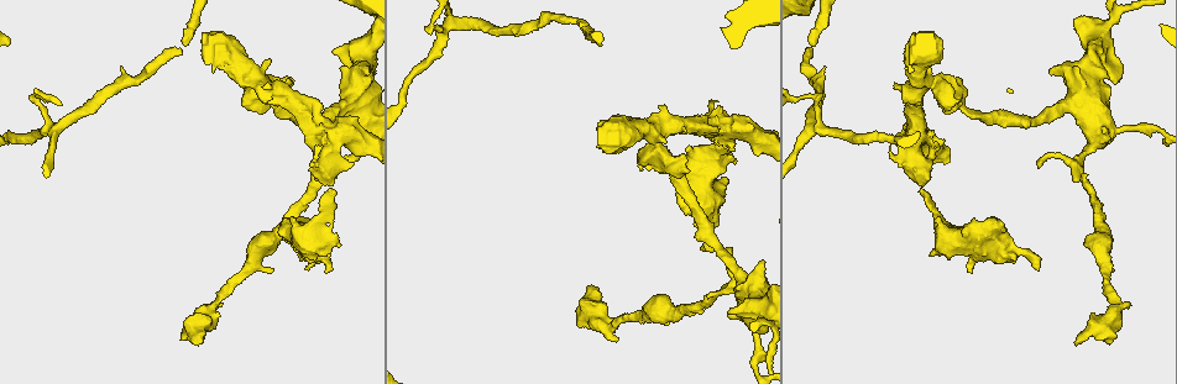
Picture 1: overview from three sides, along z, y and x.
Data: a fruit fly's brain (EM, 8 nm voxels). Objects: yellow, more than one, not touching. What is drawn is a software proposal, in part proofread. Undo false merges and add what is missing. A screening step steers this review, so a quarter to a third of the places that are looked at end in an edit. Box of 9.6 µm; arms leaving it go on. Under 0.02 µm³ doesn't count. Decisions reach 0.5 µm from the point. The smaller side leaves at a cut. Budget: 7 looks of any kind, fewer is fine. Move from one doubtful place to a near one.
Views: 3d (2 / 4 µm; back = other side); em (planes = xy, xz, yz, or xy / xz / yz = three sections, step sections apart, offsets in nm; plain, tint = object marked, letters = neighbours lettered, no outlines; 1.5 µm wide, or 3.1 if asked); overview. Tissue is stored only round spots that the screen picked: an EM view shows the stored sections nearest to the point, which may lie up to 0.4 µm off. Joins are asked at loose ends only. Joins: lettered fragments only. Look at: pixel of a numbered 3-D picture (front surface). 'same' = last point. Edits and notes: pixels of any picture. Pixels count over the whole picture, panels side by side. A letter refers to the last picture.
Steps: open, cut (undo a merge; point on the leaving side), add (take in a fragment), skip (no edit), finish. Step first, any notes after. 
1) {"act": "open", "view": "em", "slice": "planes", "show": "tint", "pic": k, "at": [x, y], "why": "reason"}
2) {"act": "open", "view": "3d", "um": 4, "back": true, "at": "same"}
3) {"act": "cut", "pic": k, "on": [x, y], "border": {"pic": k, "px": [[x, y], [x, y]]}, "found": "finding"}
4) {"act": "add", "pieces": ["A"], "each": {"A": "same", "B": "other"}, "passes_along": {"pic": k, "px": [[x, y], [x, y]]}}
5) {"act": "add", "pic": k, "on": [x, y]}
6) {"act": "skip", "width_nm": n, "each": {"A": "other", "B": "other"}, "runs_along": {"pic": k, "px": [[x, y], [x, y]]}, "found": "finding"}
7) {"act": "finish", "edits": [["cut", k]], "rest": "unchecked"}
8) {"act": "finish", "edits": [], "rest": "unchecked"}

{"act": "open", "view": "em", "slice": "planes", "show": "tint", "pic": 1, "at": [40, 96], "why": "sharp bend"}

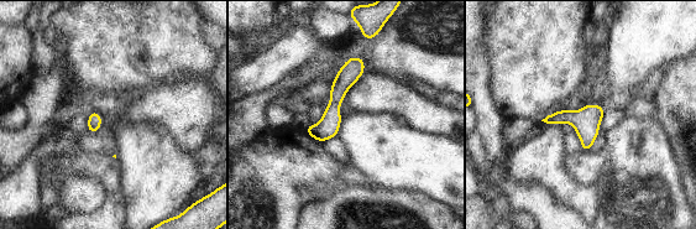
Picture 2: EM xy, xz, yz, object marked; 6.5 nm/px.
{"act": "open", "view": "em", "slice": "planes", "show": "letters", "at": "same"}

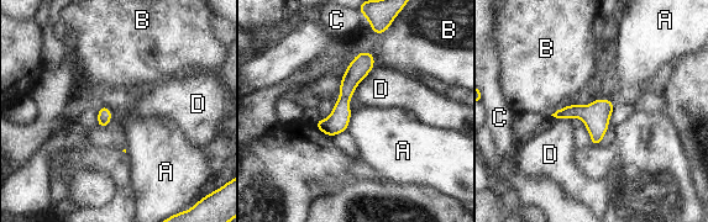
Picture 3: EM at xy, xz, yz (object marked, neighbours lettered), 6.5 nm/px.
{"act": "skip", "each": {"A": "other", "B": "other", "C": "other", "D": "other"}, "runs_along": {"pic": 3, "px": [[370, 56], [351, 78], [330, 132]]}, "found": "continuous, no second neuron"}

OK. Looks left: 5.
{"act": "open", "view": "em", "slice": "planes", "show": "plain", "pic": 1, "at": [180, 53], "why": "end of a long branch"}

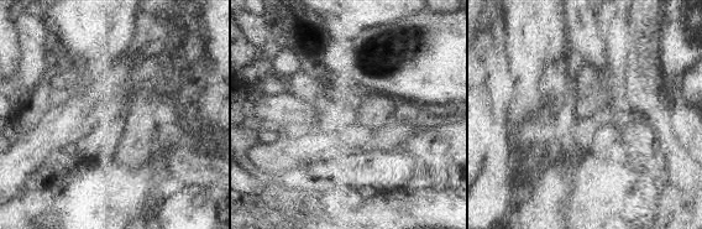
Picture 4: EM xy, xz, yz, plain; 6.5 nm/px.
{"act": "open", "view": "em", "slice": "planes", "show": "letters", "at": "same", "why": "see the neighbours"}

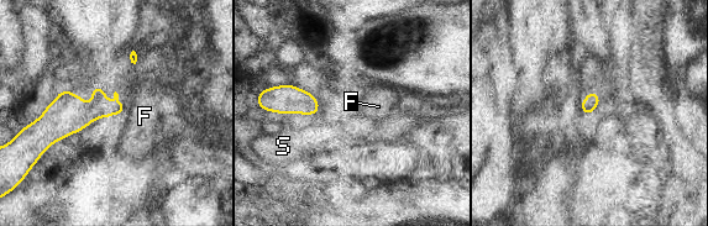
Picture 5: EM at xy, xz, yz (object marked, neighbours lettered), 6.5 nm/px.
{"act": "skip", "each": {"F": "other", "S": "other"}, "border": {"pic": 5, "px": [[126, 108], [124, 111]]}, "found": "no lettered fragment goes on from it"}

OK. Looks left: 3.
{"act": "open", "view": "em", "slice": "planes", "show": "letters", "pic": 1, "at": [350, 163], "why": "free end"}

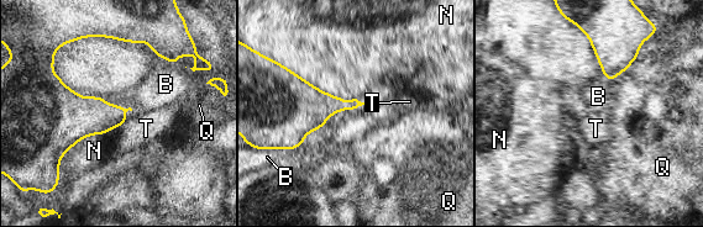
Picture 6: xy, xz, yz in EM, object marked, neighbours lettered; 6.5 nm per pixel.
{"act": "skip", "each": {"B": "other", "N": "other", "Q": "other", "T": "other"}, "border": {"pic": 6, "px": [[281, 63], [323, 90], [356, 99]]}, "found": "none of them fits"}

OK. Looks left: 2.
{"act": "finish", "edits": [], "rest": "unchecked"}

